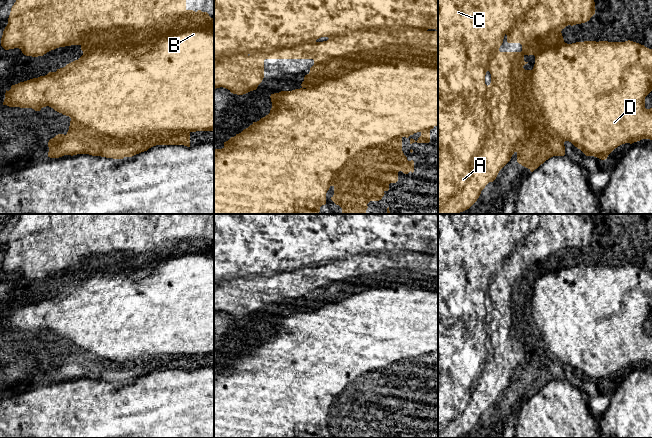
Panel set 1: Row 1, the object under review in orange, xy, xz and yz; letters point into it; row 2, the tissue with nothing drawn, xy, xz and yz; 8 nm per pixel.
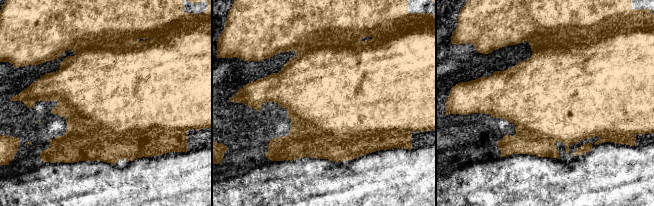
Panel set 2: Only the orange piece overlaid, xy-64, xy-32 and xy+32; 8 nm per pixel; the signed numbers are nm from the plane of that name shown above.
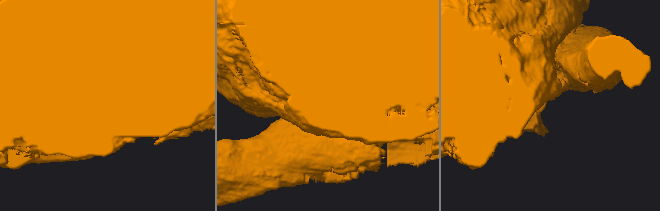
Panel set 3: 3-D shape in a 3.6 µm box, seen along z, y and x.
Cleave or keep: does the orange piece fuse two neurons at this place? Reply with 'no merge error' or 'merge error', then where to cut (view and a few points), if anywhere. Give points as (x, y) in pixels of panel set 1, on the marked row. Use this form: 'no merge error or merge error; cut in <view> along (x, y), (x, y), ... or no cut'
merge error; cut in xz along (437, 67), (307, 96)

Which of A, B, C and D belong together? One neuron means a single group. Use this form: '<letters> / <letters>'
A C / B D

